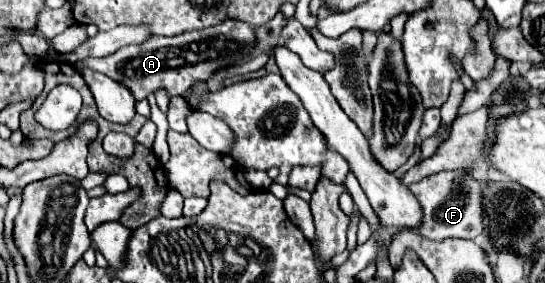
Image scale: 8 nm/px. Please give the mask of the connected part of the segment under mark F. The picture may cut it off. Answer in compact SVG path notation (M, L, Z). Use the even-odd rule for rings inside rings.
M447 170L427 176L421 182L411 184L409 190L413 192L413 196L417 196L423 210L421 228L413 228L413 232L429 240L445 240L445 238L473 240L483 232L481 186L475 184L475 180L471 180L471 176L467 176L463 170Z

